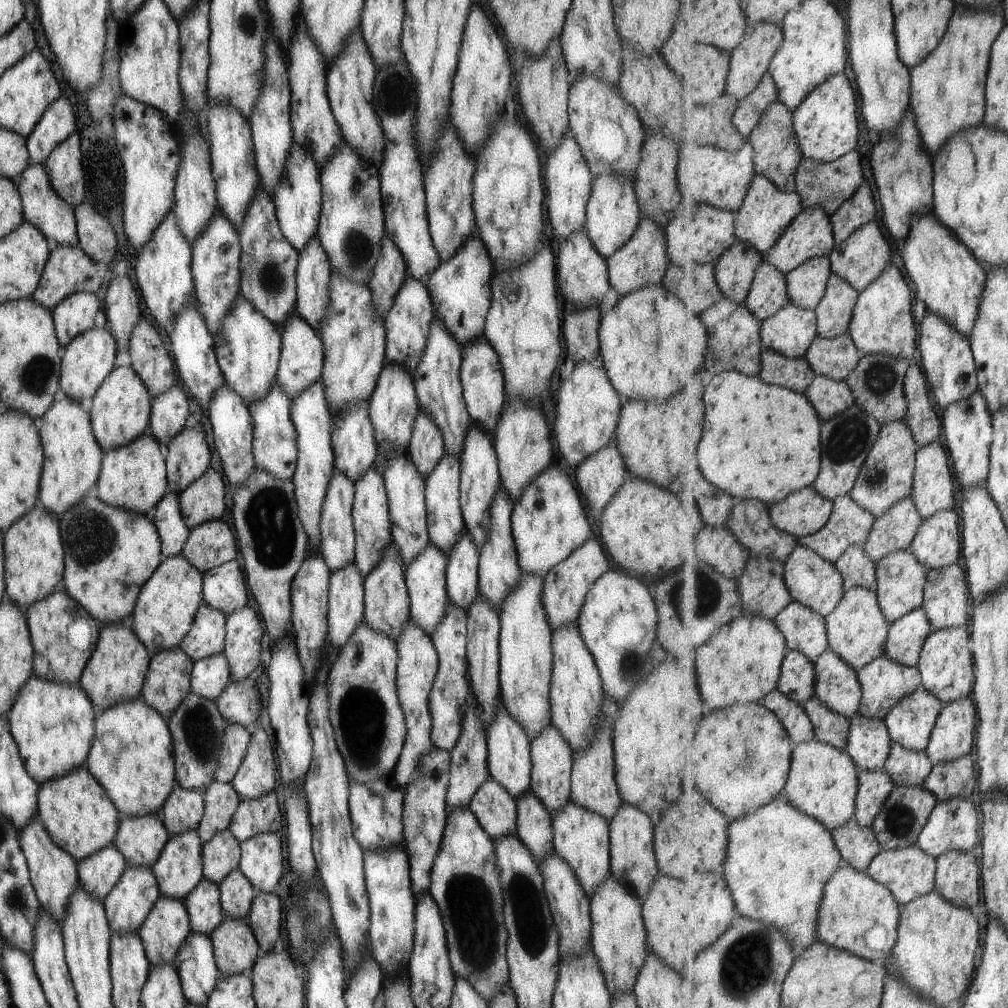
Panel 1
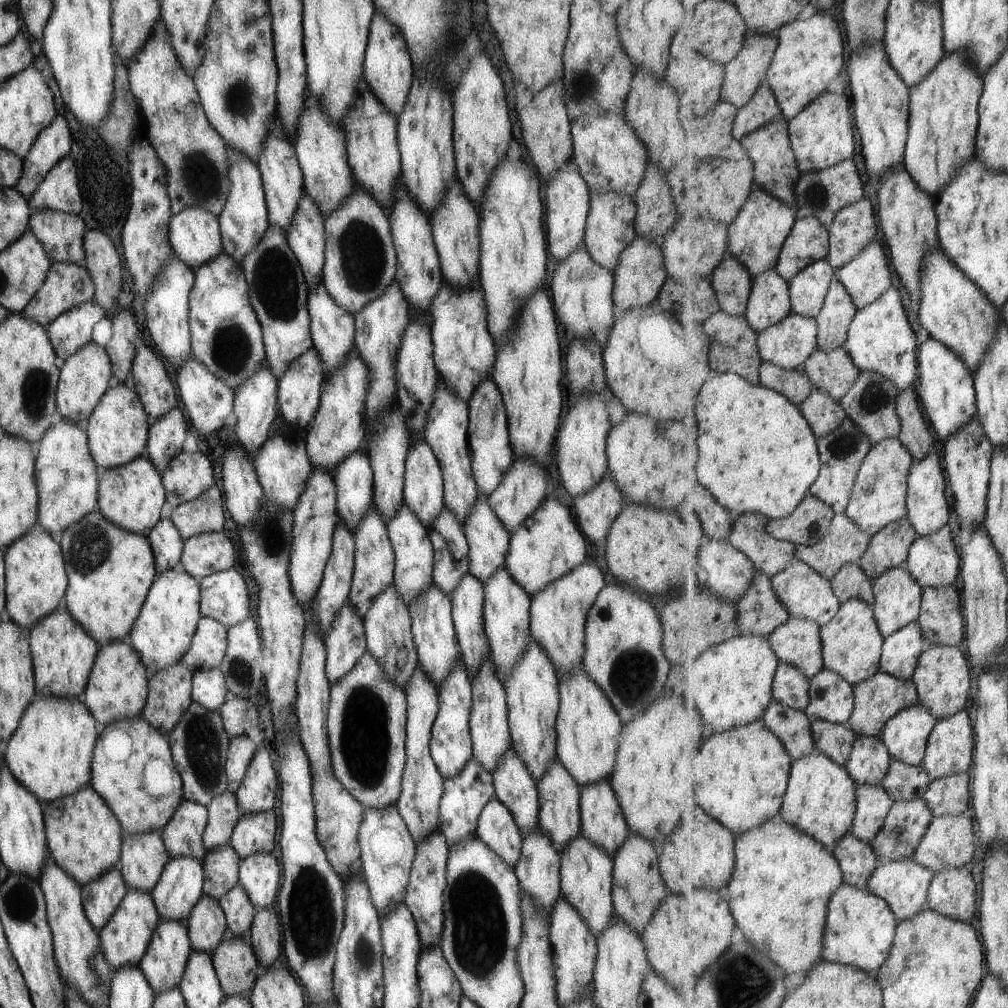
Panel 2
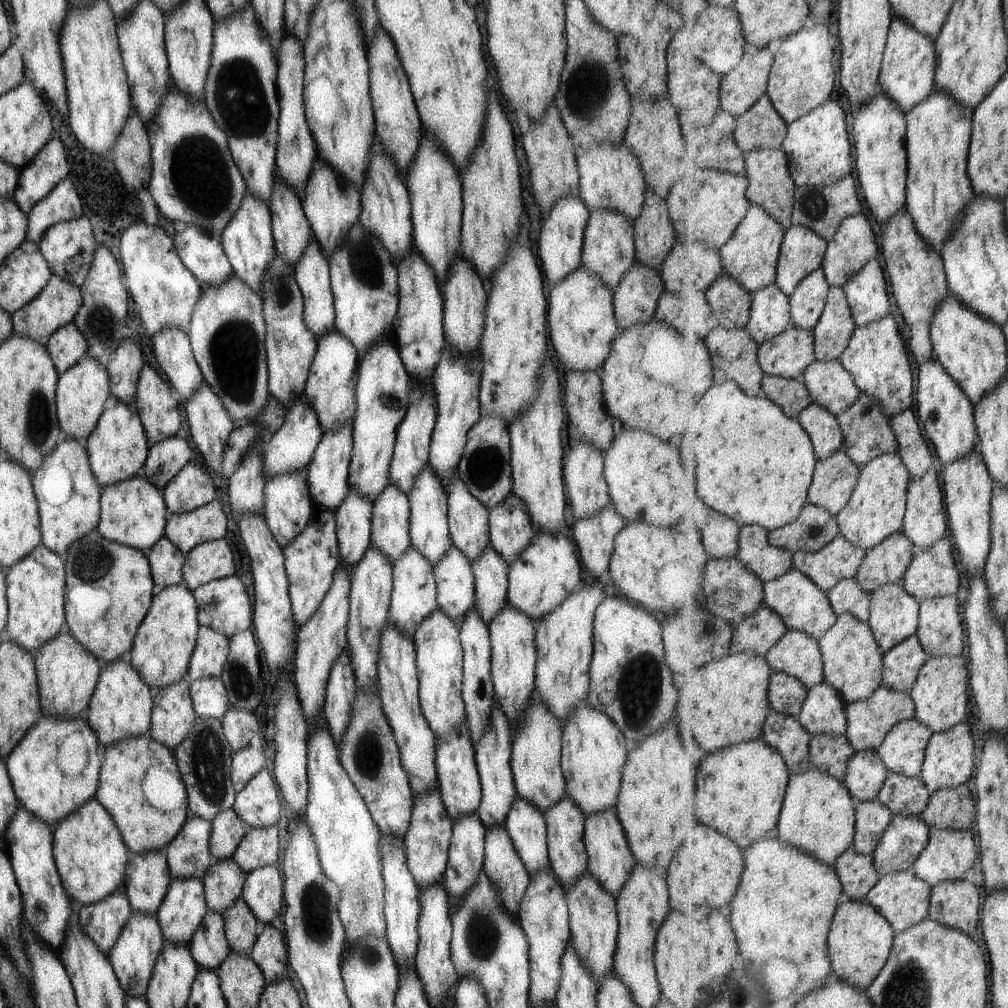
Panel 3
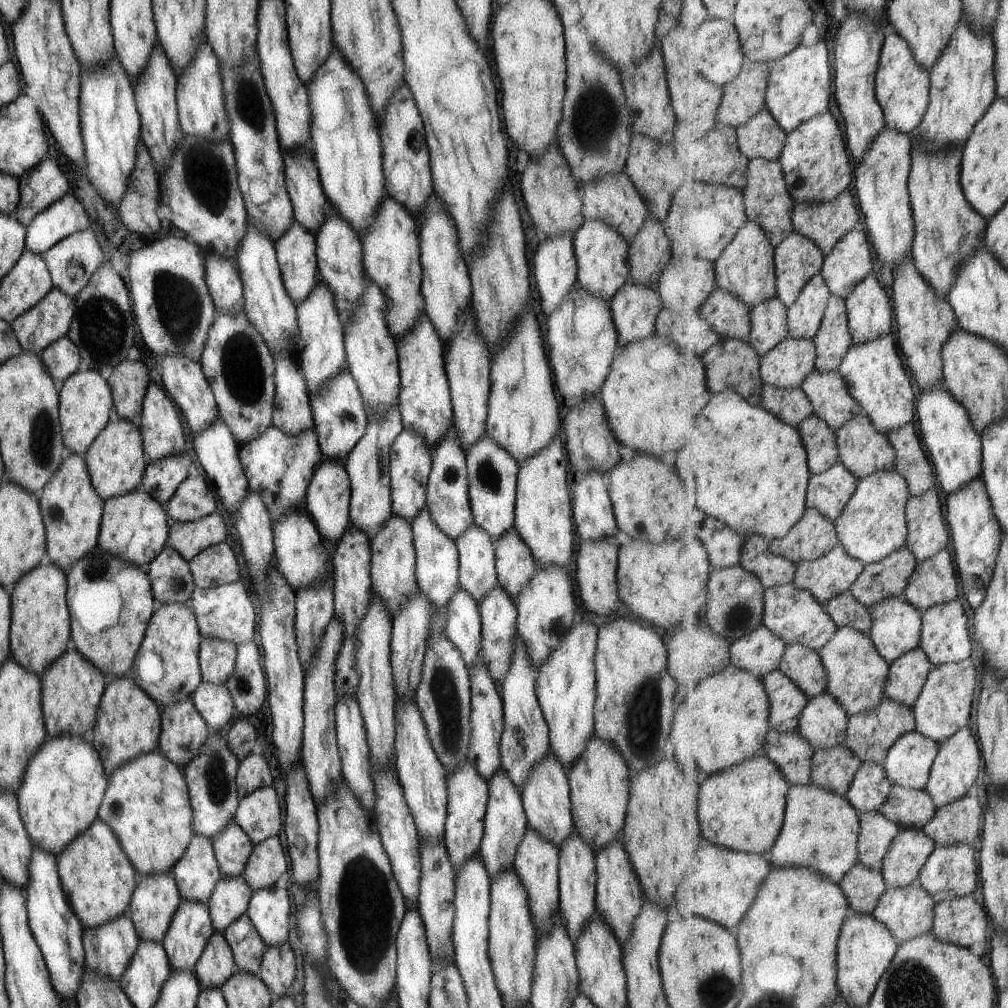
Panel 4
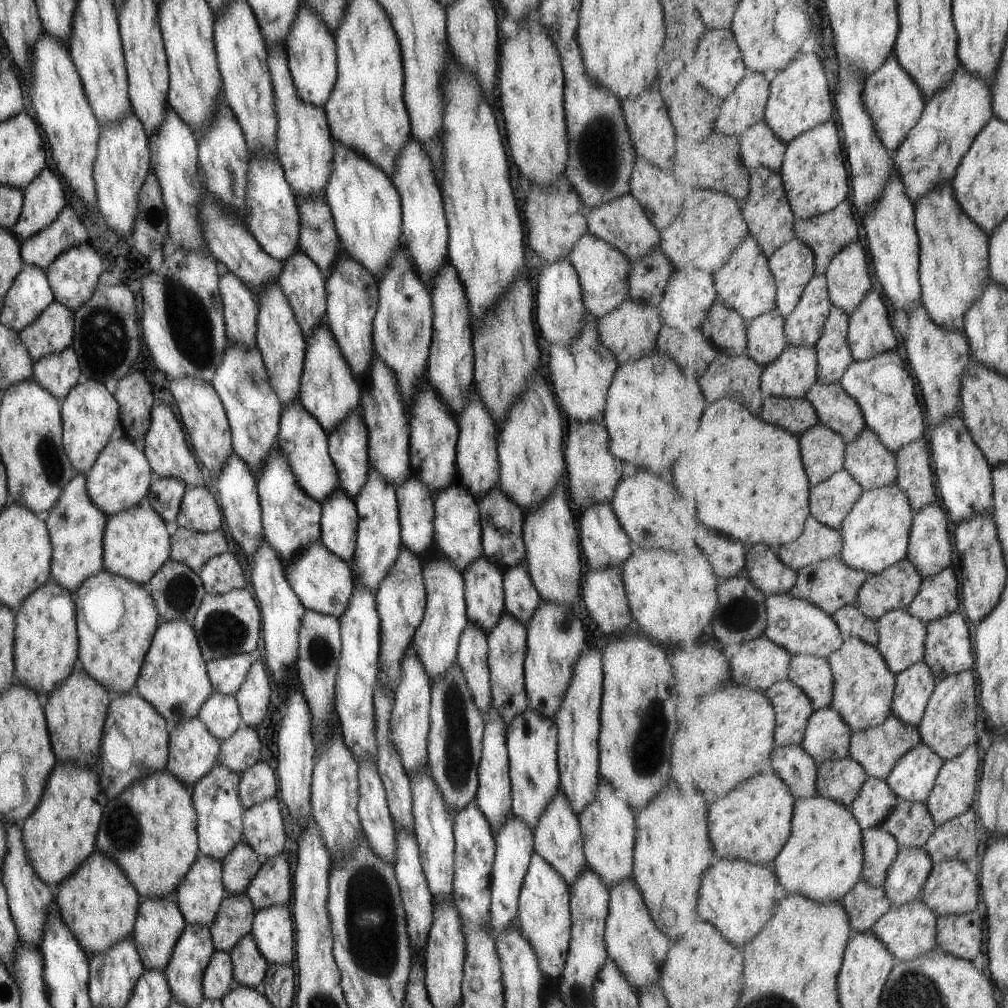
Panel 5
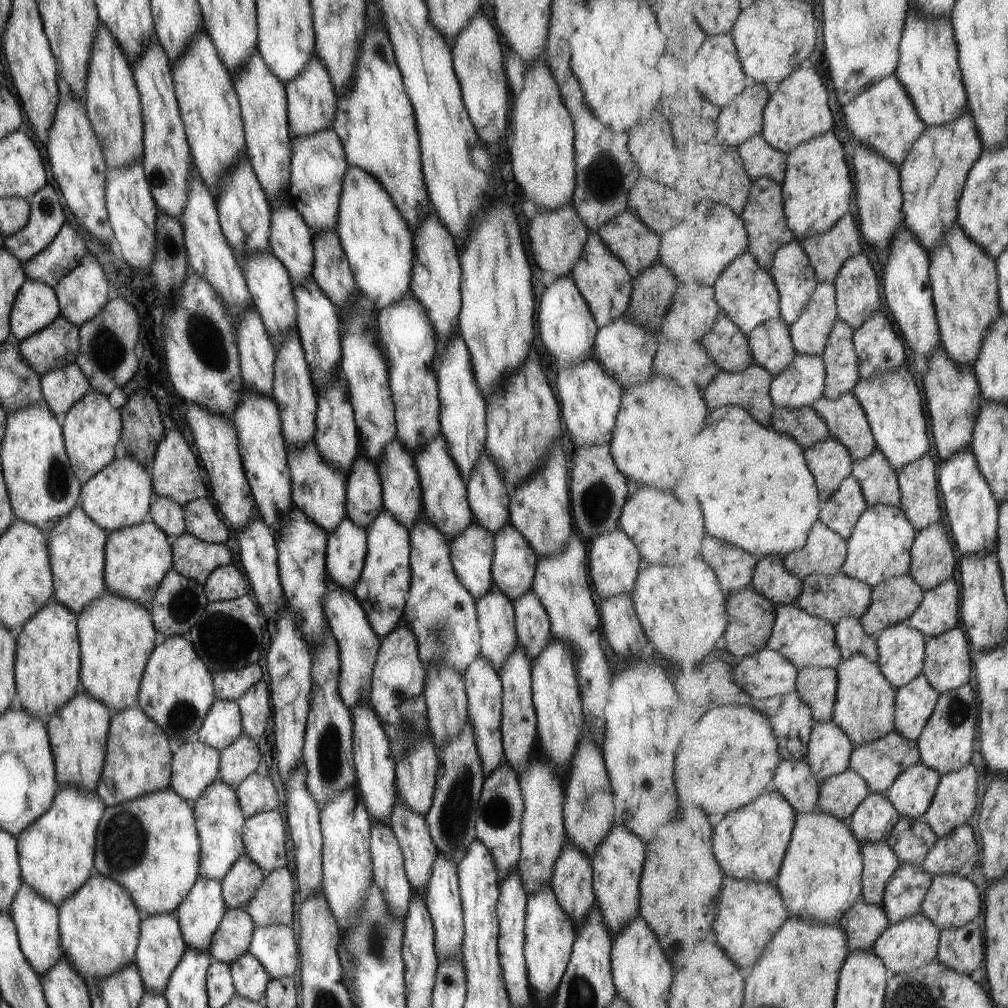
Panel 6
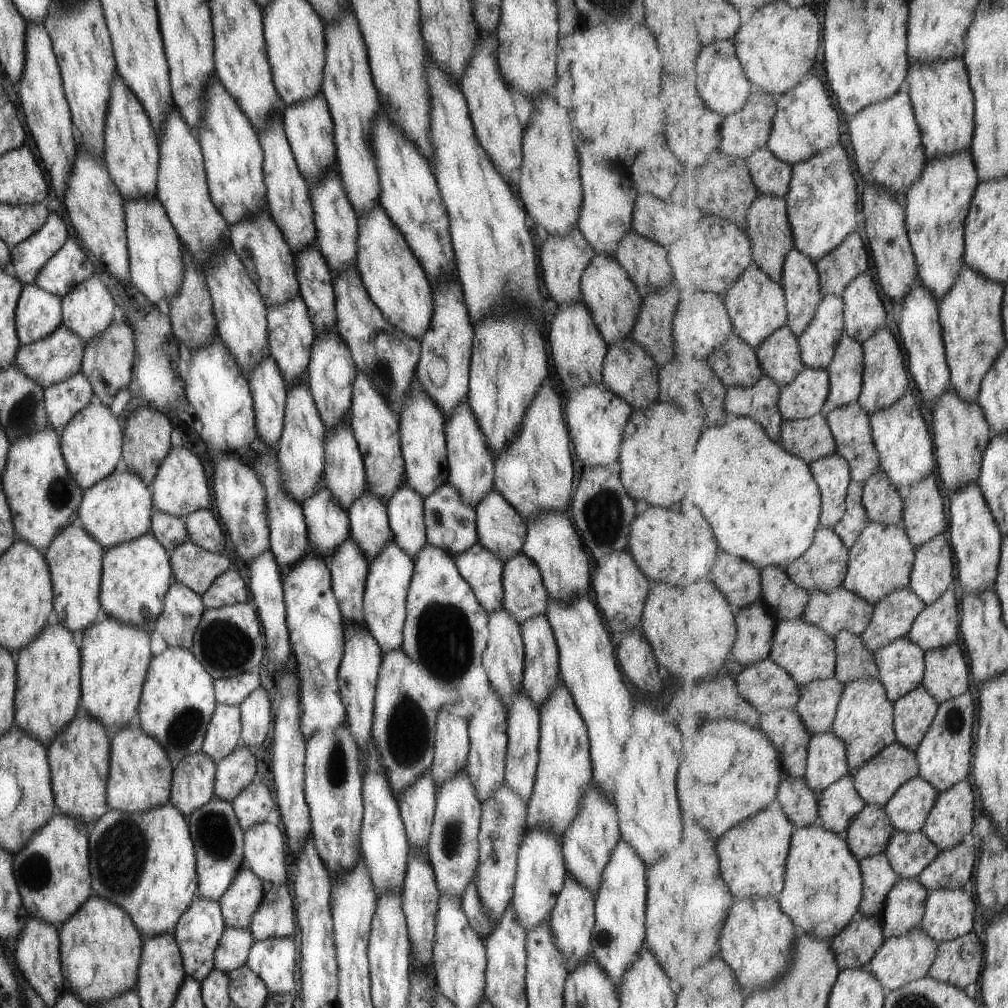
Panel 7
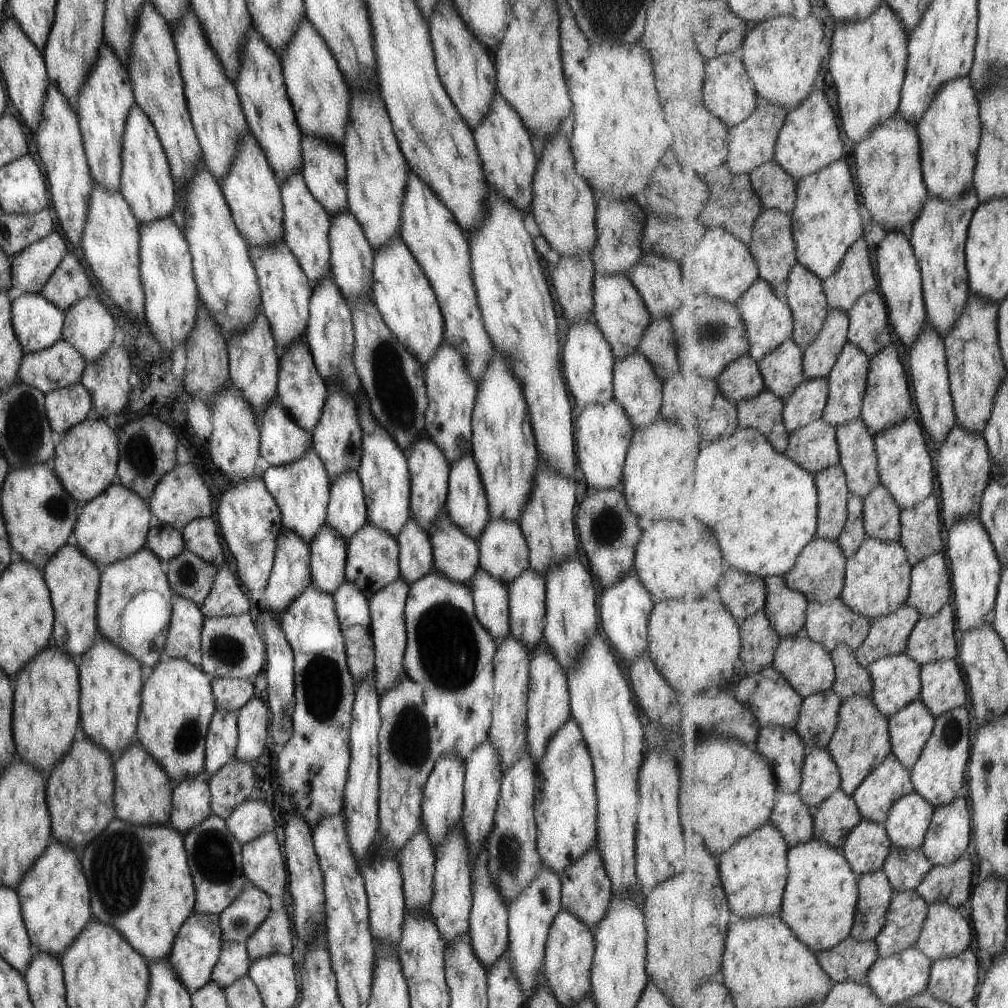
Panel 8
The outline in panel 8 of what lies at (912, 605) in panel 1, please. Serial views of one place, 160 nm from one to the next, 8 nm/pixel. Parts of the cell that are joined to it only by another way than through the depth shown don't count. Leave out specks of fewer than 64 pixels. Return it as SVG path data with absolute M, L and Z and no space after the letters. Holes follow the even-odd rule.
M885 656L868 668L874 681L875 706L887 717L901 712L922 692L922 667L911 656Z

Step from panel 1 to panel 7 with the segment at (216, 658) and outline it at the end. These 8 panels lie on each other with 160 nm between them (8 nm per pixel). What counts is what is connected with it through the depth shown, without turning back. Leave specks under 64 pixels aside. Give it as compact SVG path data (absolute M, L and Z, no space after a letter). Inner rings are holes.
M217 703L209 719L200 752L214 763L227 756L240 742L240 712L238 705Z

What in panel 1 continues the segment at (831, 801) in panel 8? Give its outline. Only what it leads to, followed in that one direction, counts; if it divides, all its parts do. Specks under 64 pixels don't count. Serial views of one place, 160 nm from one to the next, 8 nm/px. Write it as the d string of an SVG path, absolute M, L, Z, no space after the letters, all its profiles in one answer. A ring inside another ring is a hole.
M813 696L805 702L804 710L809 714L814 725L815 735L818 740L827 742L831 746L847 749L851 722L849 718L833 712L823 700Z

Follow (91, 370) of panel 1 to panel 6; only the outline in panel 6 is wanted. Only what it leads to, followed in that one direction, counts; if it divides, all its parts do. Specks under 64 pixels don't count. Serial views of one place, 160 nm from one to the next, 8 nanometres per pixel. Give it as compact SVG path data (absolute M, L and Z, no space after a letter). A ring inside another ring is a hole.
M89 391L67 410L61 428L69 464L82 485L114 459L113 448L121 436L122 420L119 409L109 405L107 396Z

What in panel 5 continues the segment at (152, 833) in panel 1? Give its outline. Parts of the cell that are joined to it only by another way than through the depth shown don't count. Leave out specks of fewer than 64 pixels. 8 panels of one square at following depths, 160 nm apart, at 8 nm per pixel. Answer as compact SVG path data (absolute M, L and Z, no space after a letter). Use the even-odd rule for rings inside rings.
M172 891L171 895L159 899L142 898L139 901L131 939L136 946L142 965L147 971L151 969L164 970L171 958L174 944L185 926L185 919L173 899L174 892Z

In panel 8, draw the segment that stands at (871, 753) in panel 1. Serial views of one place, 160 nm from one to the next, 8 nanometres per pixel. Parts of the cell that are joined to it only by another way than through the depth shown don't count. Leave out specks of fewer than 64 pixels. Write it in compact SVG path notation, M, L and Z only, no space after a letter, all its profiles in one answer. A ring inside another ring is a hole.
M863 820L859 827L851 831L841 852L859 877L882 870L893 846L884 825Z

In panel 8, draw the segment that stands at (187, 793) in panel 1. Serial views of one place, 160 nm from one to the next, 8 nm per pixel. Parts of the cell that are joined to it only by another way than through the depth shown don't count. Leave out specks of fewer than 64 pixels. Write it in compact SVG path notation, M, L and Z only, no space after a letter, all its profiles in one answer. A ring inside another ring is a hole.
M192 911L191 915L187 916L187 919L183 920L183 924L179 926L173 944L171 944L167 964L173 968L175 976L187 988L189 995L210 980L213 966L216 964L219 954L221 954L222 942L219 916L217 914L202 914L201 912Z

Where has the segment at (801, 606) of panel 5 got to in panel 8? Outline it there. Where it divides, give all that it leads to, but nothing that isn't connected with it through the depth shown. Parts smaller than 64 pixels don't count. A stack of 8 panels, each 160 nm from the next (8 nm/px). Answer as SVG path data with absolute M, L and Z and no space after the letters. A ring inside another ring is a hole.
M806 634L785 636L780 638L778 652L774 659L774 668L782 673L799 695L805 699L815 692L825 692L834 689L836 682L836 667L831 652Z

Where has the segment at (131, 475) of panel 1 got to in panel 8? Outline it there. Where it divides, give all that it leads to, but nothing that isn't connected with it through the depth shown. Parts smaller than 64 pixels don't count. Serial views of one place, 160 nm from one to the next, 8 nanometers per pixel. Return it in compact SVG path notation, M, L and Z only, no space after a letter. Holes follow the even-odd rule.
M144 546L123 560L101 566L97 590L98 634L103 638L109 638L111 644L129 653L141 667L153 668L163 656L153 653L155 650L153 640L158 632L169 626L173 600L164 563Z

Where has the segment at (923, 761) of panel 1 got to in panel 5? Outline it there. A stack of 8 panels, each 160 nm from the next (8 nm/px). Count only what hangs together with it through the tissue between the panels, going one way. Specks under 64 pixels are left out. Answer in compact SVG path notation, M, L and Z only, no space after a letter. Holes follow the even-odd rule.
M898 798L898 807L894 814L881 827L898 840L900 848L923 849L938 826L926 803Z

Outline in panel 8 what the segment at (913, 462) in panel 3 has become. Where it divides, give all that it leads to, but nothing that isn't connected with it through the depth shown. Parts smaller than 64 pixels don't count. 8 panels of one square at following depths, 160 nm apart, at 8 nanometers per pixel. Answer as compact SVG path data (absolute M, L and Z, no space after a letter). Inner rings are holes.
M932 494L925 502L903 509L902 524L900 542L907 548L912 568L927 556L943 551L943 522L937 500Z

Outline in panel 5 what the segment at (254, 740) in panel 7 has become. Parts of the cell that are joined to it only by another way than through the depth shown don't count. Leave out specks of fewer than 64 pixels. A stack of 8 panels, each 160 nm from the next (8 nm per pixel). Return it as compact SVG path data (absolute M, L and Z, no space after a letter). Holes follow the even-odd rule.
M254 655L254 661L248 668L245 680L234 694L240 719L247 727L255 728L267 714L271 688L263 663L263 660Z

